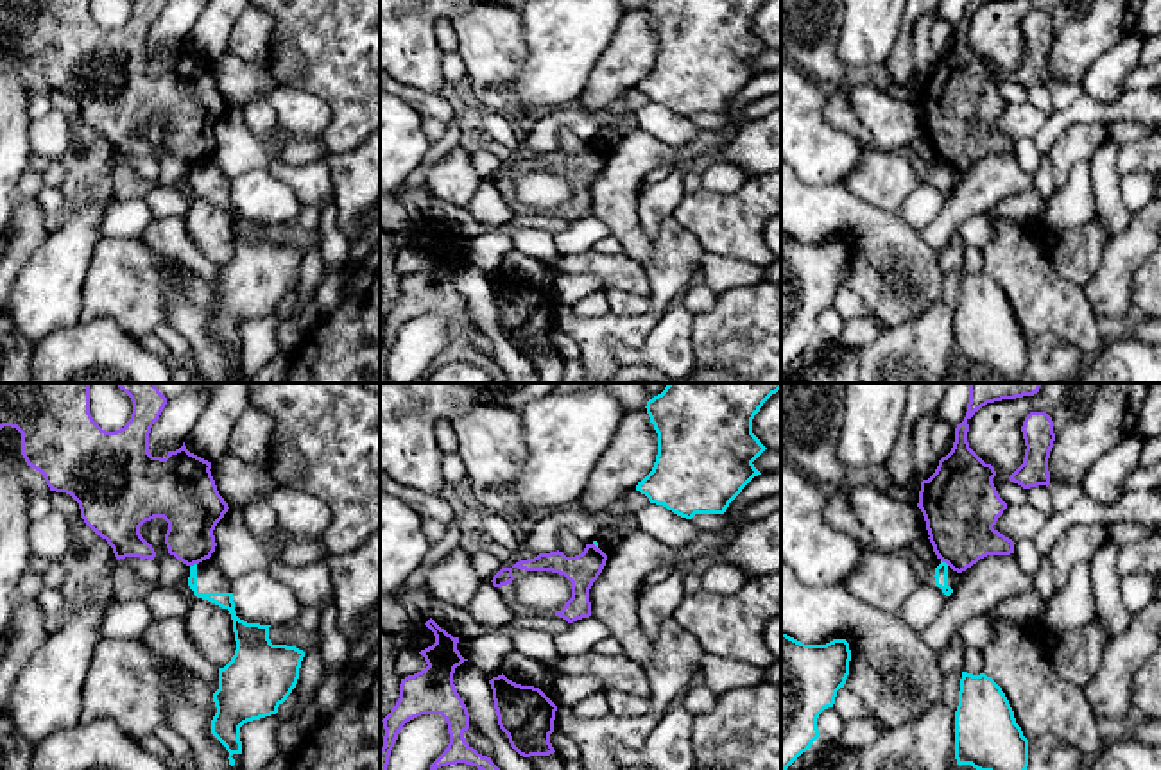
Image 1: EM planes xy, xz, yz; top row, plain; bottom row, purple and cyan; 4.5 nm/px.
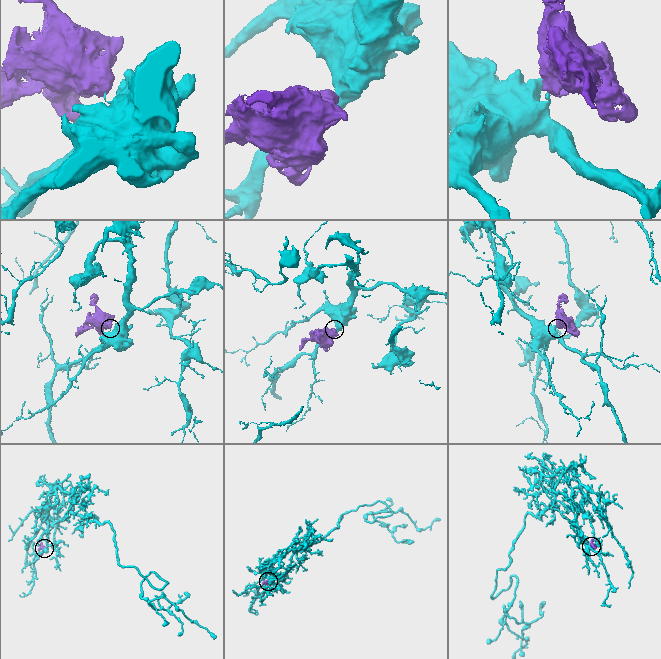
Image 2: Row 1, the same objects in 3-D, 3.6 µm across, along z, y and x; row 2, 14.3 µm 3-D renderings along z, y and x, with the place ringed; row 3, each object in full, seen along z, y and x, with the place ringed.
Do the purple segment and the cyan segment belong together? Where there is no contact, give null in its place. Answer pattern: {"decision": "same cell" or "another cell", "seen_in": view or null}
{"decision": "another cell", "seen_in": "yz"}

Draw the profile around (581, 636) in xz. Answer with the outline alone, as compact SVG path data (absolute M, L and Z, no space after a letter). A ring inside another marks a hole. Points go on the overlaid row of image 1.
M589 616L570 623L564 632L554 637L554 643L559 657L570 657L593 650L607 636L611 636L609 629Z

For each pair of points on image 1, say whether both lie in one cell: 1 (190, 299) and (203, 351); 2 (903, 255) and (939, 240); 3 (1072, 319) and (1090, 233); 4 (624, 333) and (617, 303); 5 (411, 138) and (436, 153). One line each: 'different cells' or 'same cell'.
1: same cell
2: different cells
3: different cells
4: different cells
5: different cells

